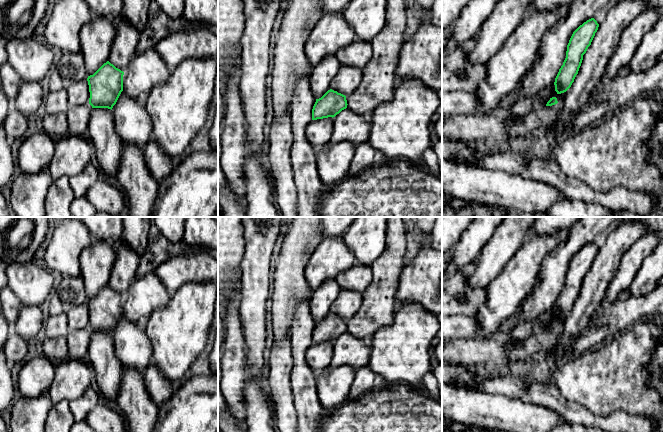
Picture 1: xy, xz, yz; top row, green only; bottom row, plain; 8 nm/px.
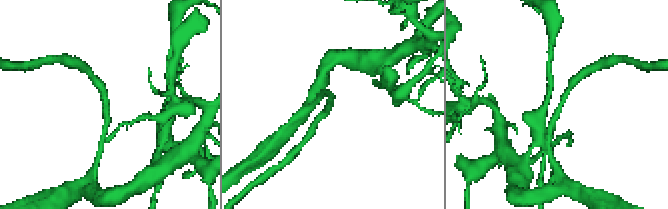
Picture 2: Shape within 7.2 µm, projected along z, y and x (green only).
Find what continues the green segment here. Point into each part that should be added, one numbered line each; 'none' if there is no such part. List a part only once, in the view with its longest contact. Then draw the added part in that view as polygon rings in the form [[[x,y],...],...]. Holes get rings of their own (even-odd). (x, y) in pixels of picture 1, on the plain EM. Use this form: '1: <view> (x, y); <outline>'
none

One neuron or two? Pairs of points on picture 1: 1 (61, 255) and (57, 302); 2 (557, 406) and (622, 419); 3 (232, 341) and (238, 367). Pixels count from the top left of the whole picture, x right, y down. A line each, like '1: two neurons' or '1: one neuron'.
1: two neurons
2: one neuron
3: one neuron

